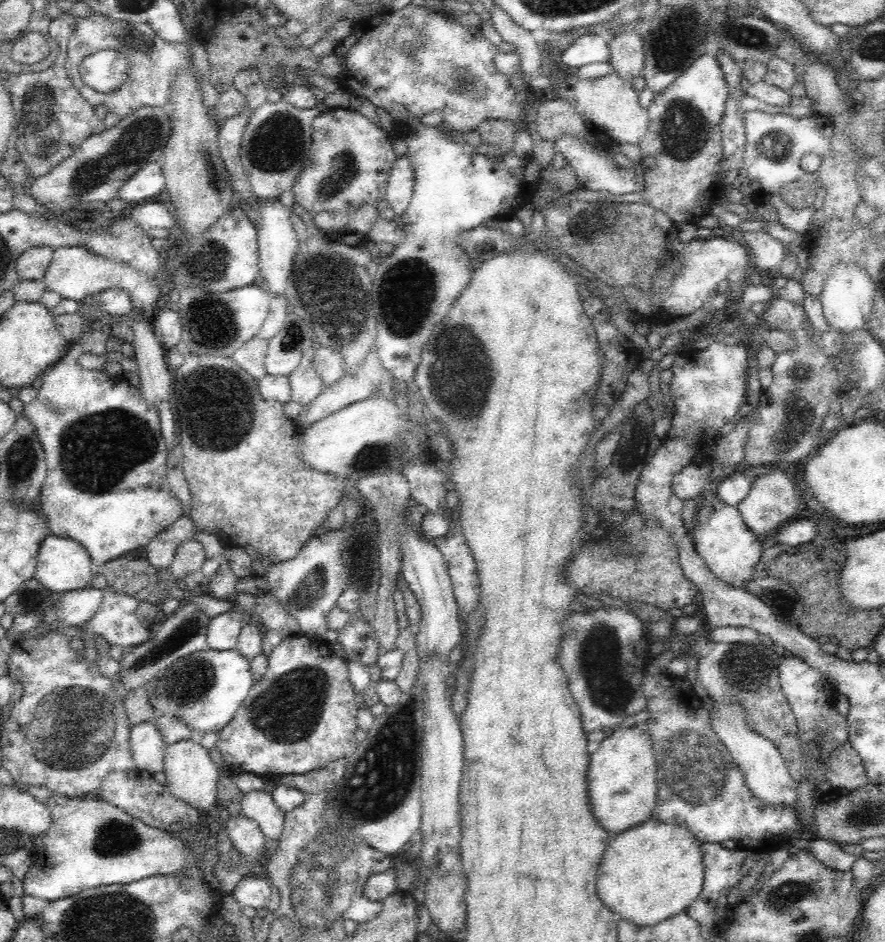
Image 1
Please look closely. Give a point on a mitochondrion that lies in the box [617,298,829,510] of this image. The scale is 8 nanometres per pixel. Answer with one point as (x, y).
(797, 413)

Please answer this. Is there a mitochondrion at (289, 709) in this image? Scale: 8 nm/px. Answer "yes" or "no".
yes

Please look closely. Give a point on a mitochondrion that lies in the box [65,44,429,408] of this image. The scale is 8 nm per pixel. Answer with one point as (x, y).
(139, 139)

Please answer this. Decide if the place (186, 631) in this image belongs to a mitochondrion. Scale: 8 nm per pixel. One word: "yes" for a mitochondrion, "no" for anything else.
yes

